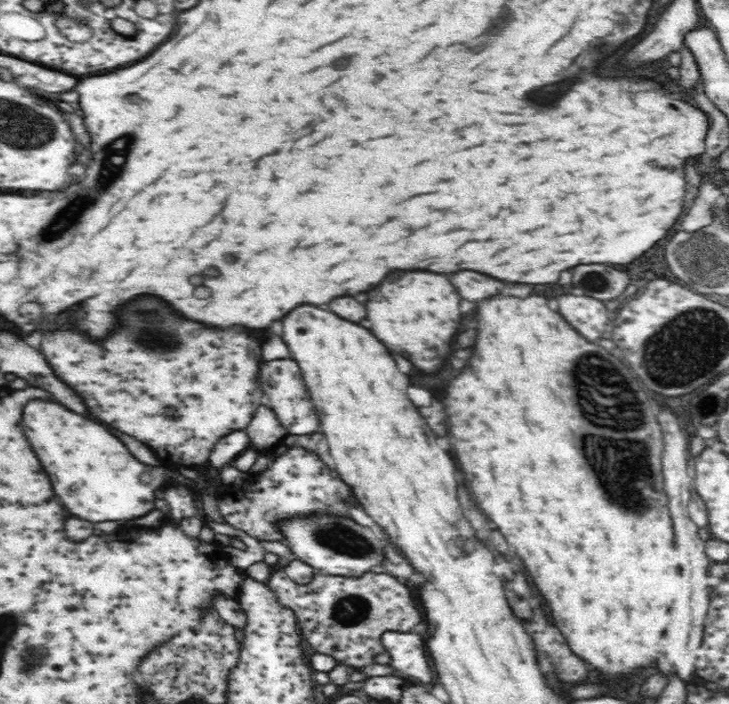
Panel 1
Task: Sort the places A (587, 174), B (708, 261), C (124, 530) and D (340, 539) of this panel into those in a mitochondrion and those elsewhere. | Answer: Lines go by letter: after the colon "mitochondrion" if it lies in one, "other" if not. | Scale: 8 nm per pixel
A: other
B: mitochondrion
C: other
D: mitochondrion

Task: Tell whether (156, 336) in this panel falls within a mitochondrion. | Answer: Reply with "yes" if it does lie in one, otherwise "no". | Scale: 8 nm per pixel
yes

